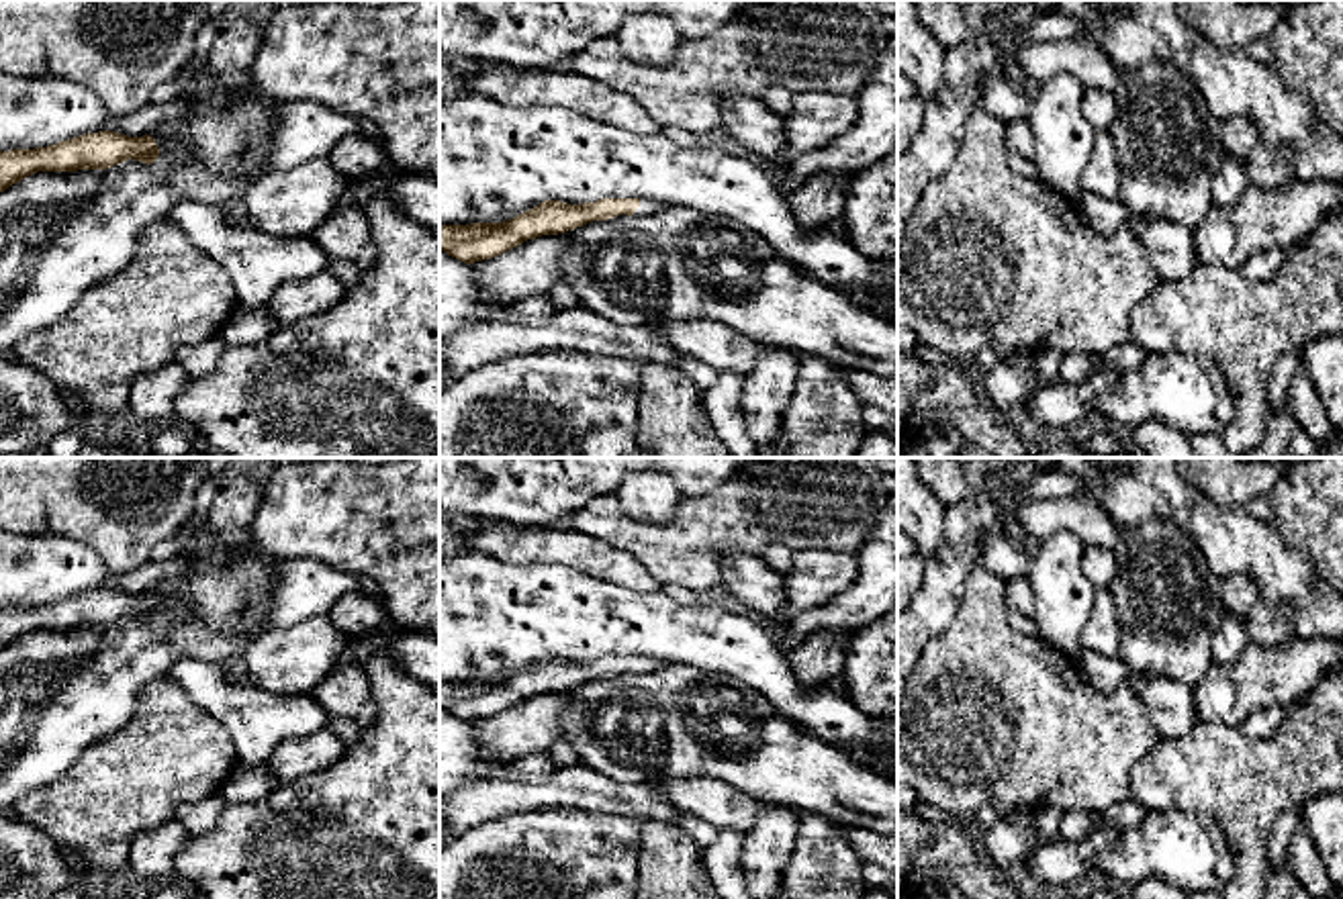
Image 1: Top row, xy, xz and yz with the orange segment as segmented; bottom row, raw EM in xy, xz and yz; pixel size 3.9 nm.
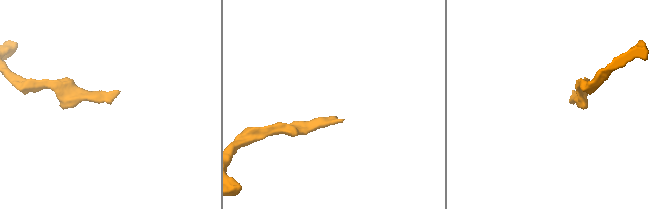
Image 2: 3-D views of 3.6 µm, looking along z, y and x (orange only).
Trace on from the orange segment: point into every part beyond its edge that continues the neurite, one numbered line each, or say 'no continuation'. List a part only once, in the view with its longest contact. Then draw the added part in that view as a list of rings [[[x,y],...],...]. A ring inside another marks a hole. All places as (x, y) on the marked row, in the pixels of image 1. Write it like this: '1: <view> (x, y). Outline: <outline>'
1: xz (646, 207). Outline: [[[642,198],[640,206],[636,208],[636,212],[632,217],[644,219],[644,217],[660,215],[664,208],[666,206],[656,200]]]

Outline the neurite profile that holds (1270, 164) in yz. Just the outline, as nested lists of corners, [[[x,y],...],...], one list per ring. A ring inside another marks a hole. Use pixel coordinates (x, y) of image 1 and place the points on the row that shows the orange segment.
[[[1259,141],[1245,159],[1251,182],[1259,188],[1278,188],[1292,180],[1286,151],[1273,149]]]

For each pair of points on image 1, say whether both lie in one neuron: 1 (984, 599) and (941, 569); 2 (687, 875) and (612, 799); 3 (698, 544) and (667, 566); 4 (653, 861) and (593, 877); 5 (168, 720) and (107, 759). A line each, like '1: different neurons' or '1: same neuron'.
1: different neurons
2: different neurons
3: same neuron
4: different neurons
5: same neuron

